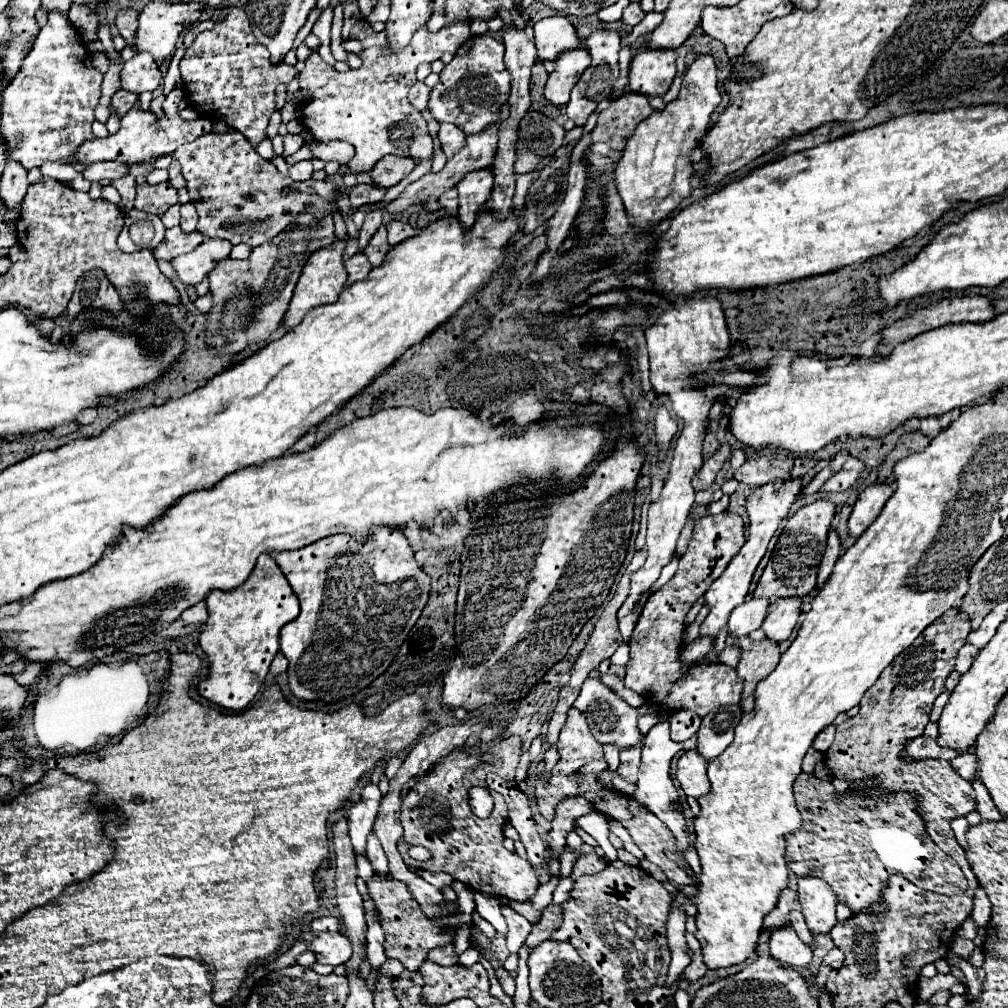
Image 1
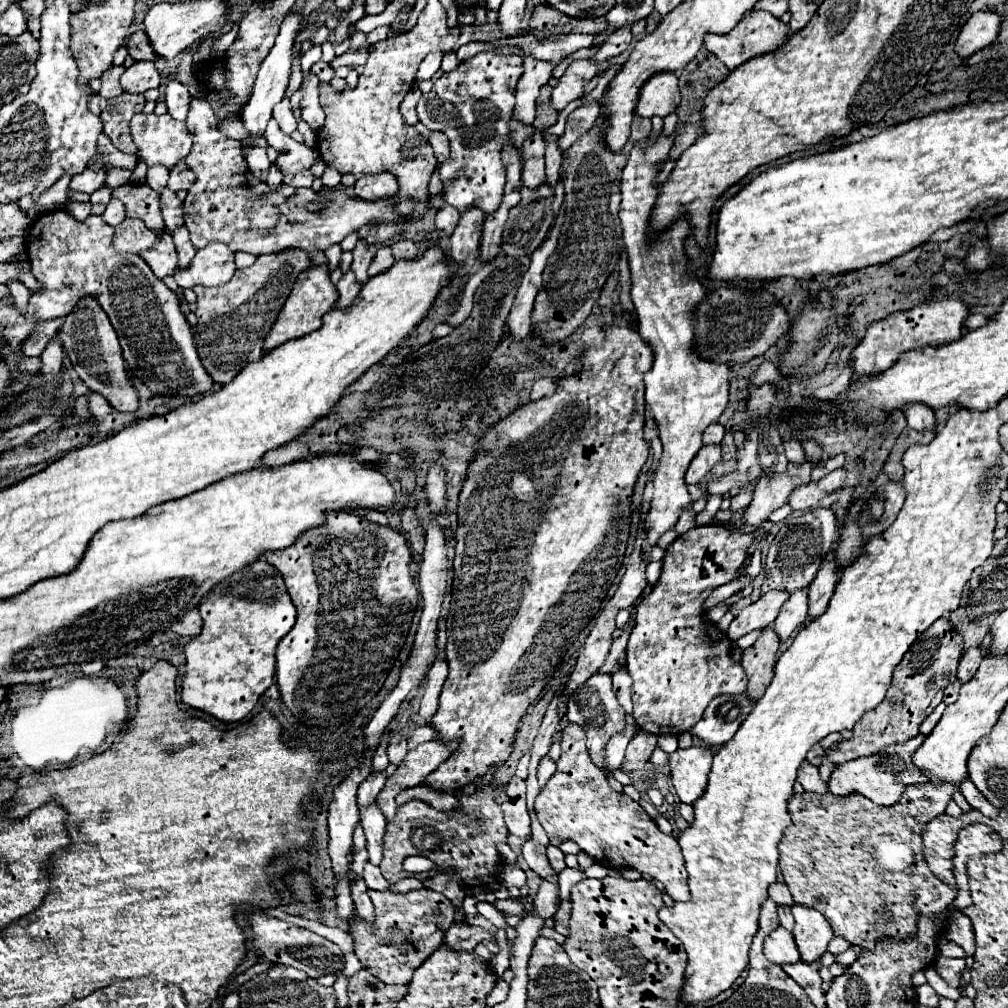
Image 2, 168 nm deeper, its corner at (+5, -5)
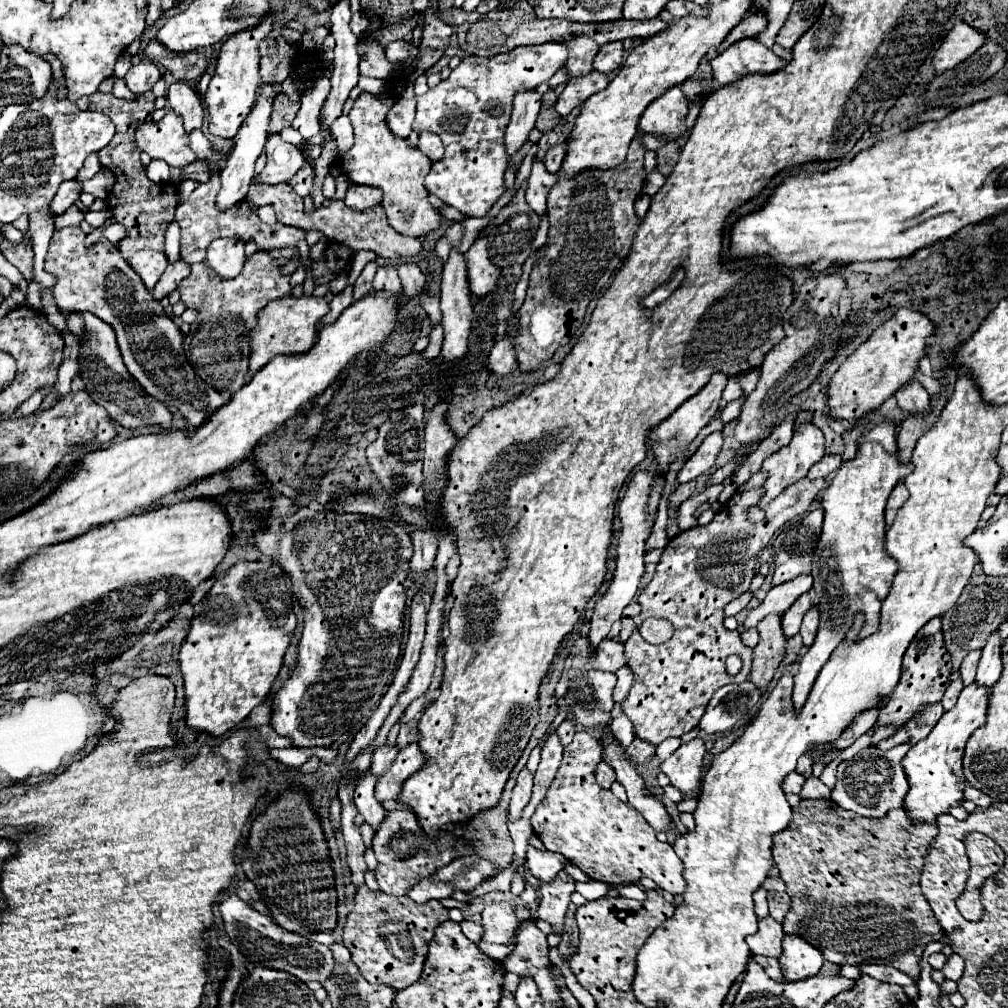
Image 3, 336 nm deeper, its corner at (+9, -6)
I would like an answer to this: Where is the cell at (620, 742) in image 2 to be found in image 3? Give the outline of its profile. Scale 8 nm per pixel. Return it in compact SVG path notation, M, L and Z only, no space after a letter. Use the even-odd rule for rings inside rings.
M624 714L618 716L618 718L614 718L614 720L610 722L610 732L612 732L614 740L616 740L622 748L626 748L626 746L636 738L634 728L632 728L632 722L628 722L628 718L626 718Z

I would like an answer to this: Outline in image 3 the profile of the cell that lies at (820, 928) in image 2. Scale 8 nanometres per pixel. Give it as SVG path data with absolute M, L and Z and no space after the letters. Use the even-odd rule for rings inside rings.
M786 934L782 948L784 952L778 960L780 966L784 968L786 982L796 982L796 980L816 976L824 964L822 952L798 934Z

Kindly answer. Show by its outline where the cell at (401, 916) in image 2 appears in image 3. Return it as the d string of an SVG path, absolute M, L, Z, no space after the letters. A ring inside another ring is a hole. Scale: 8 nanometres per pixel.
M360 886L356 890L356 906L344 924L344 946L352 952L352 962L370 984L386 984L402 990L420 978L434 930L446 920L448 908L438 900L416 904L408 896L396 898Z

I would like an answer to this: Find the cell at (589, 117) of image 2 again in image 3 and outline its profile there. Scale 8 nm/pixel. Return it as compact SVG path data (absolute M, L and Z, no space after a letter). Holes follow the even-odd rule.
M566 138L564 142L558 142L556 146L548 148L548 152L546 152L546 156L544 156L544 164L546 164L546 170L548 170L548 172L556 174L556 172L560 170L562 160L564 160L564 156L566 156L566 146L568 146L568 138Z

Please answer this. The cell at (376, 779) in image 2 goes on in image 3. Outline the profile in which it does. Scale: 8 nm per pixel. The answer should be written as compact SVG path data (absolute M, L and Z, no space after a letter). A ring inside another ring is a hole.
M380 746L380 748L376 748L376 754L372 756L372 766L370 766L370 774L374 776L374 778L380 778L380 776L384 776L388 770L390 770L390 766L392 766L392 762L394 762L394 758L396 758L396 754L398 754L398 748L394 746Z

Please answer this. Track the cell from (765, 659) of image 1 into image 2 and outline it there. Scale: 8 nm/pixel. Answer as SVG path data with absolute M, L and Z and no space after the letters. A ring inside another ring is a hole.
M766 627L758 637L758 641L742 653L742 667L748 675L746 693L754 701L758 701L764 695L766 687L774 677L778 647L780 647L780 639L776 637L776 631Z

